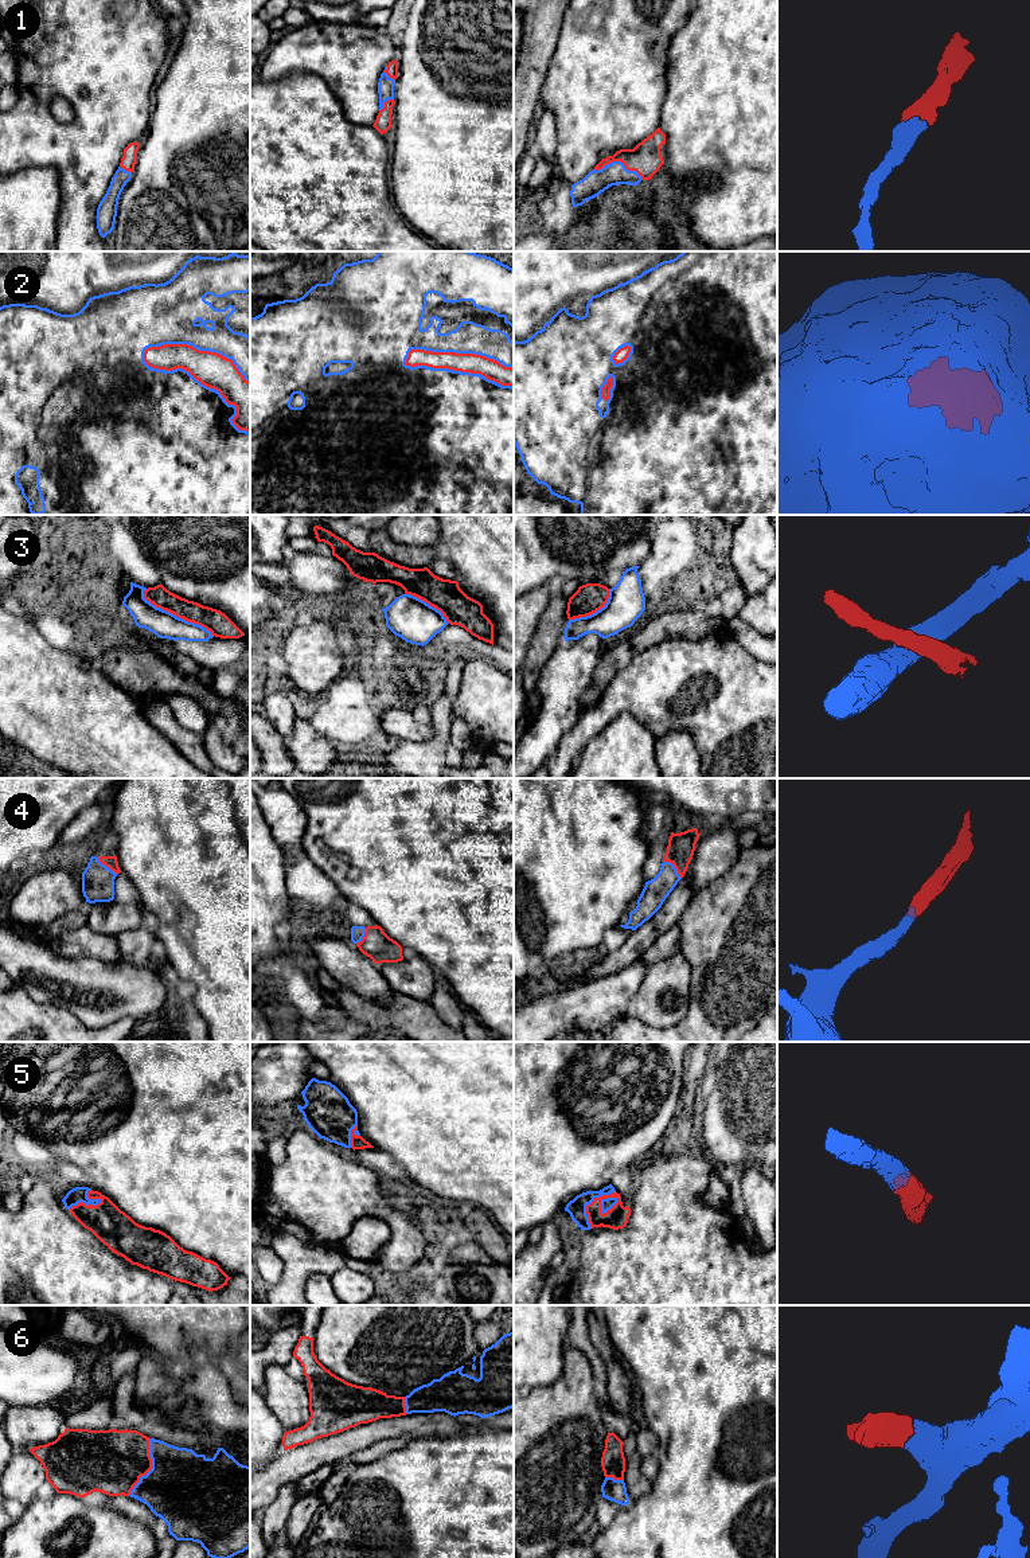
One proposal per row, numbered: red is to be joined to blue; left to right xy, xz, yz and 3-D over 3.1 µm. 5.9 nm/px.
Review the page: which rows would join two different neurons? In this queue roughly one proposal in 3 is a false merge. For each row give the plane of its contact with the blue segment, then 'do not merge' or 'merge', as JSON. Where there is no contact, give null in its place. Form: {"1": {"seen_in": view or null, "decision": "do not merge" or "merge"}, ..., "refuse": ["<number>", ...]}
{"1": {"seen_in": "yz", "decision": "merge"}, "2": {"seen_in": "xy", "decision": "merge"}, "3": {"seen_in": "xy", "decision": "do not merge"}, "4": {"seen_in": "yz", "decision": "merge"}, "5": {"seen_in": "yz", "decision": "merge"}, "6": {"seen_in": "xy", "decision": "merge"}, "refuse": ["3"]}

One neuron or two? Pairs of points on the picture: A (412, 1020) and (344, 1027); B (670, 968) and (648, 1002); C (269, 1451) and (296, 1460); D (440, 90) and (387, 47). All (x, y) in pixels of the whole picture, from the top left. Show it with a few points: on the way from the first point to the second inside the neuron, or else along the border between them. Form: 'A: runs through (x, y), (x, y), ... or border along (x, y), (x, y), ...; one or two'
A: runs through (395, 1027), (361, 1027); one
B: runs through (670, 976), (656, 994); one
C: border along (280, 1455), (264, 1469); two
D: border along (400, 46), (395, 59); two

